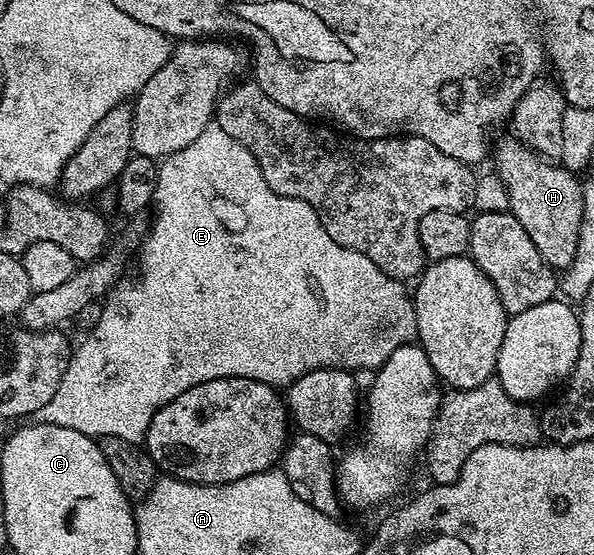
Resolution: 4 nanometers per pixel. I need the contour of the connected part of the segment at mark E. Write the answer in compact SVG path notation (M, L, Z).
M211 122L207 128L200 130L200 138L196 138L196 142L188 142L184 150L165 157L159 164L162 165L158 168L158 181L154 184L154 220L152 216L152 223L140 249L142 269L135 280L123 279L115 284L101 301L102 309L98 312L94 329L83 338L79 348L77 345L71 351L68 370L64 370L64 378L60 378L60 386L56 386L52 402L48 402L48 406L41 410L40 416L45 423L68 426L68 430L80 430L80 434L85 436L115 436L124 438L124 442L141 445L154 415L168 406L172 398L180 398L184 390L192 390L192 386L200 386L216 378L252 378L256 382L288 386L305 372L317 368L377 370L389 358L392 350L417 341L414 301L407 285L384 274L384 270L380 270L380 266L376 266L372 258L348 246L340 246L340 242L336 242L336 238L332 238L332 234L324 230L316 210L308 201L276 194L276 190L272 190L272 186L264 182L264 174L260 174L260 166L254 155L243 144L236 142L236 138L231 138L225 130L220 130L217 122Z

